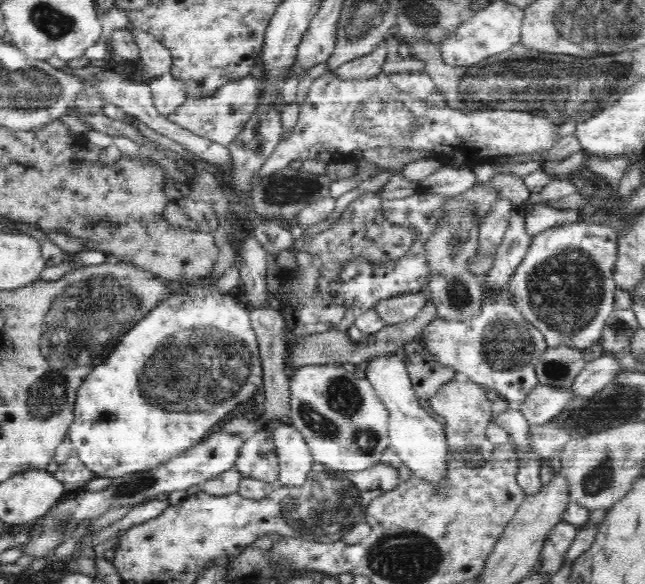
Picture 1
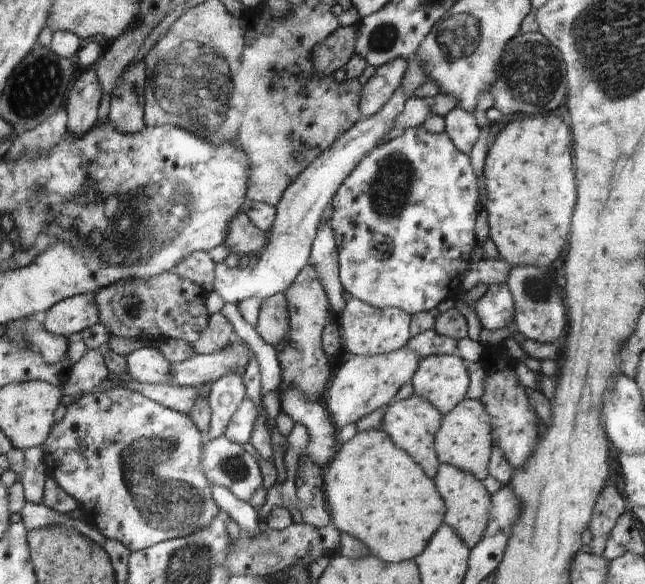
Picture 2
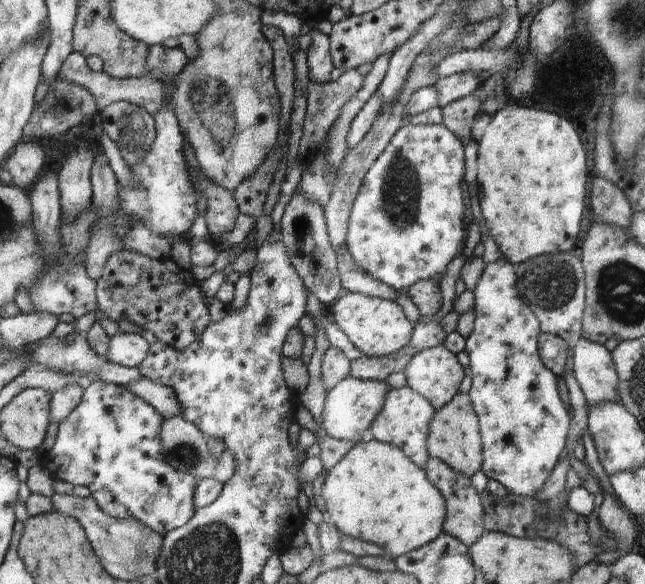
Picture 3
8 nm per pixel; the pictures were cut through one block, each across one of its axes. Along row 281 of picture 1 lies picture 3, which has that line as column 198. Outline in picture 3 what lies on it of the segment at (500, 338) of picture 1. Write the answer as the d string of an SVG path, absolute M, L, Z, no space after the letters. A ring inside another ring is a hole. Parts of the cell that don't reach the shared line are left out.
M104 381L88 383L84 400L62 422L56 444L46 458L47 465L57 480L90 488L104 512L114 518L138 518L165 537L169 532L186 526L197 515L200 480L166 461L165 445L162 444L164 423L162 414L130 388Z

